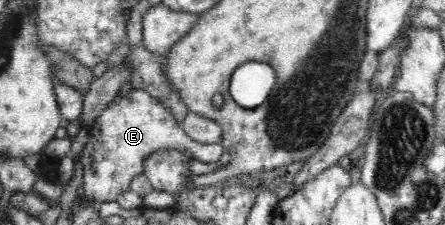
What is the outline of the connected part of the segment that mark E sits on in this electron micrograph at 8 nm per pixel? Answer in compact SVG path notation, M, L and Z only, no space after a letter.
M136 88L130 89L124 96L118 93L88 132L90 138L81 151L80 161L84 195L95 204L116 201L121 193L129 189L130 181L142 175L144 159L154 151L178 150L202 163L216 163L222 159L224 152L220 142L200 144L192 140L170 111L148 92Z

